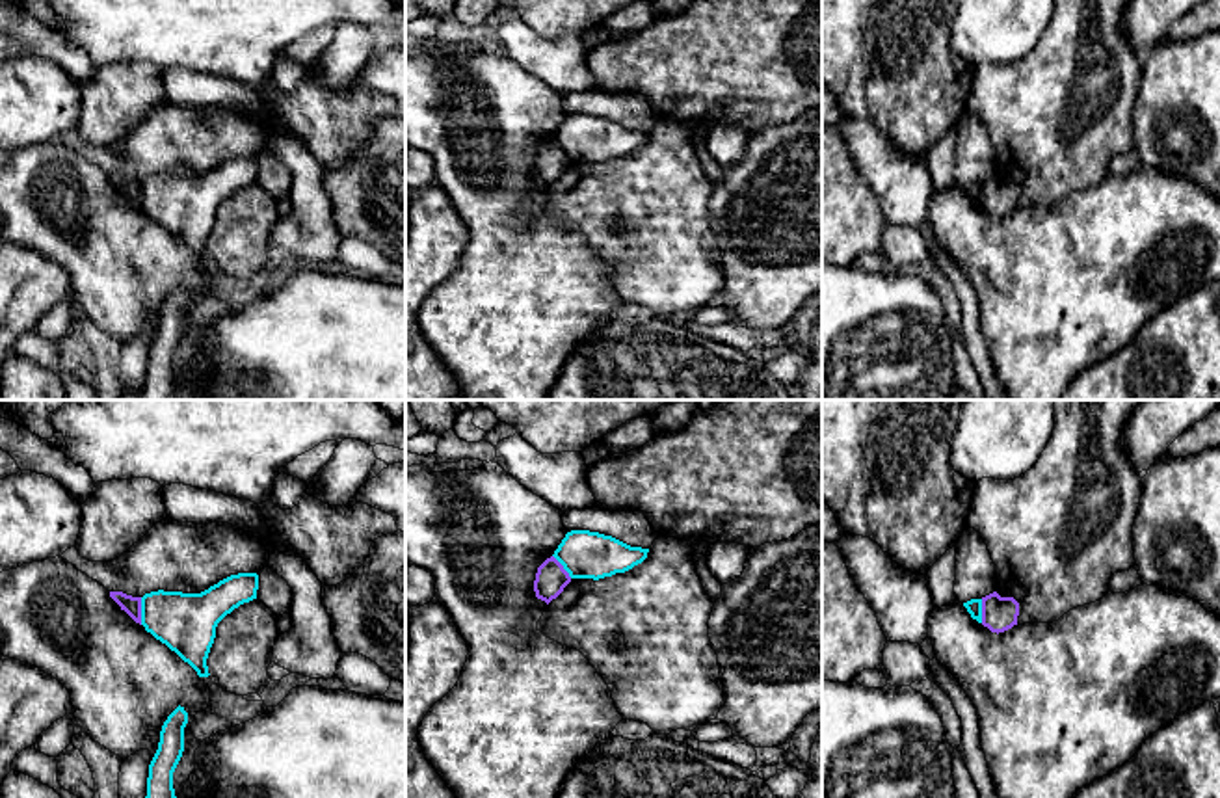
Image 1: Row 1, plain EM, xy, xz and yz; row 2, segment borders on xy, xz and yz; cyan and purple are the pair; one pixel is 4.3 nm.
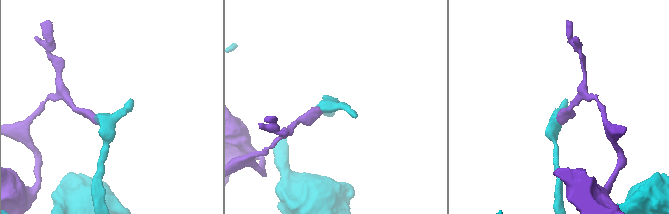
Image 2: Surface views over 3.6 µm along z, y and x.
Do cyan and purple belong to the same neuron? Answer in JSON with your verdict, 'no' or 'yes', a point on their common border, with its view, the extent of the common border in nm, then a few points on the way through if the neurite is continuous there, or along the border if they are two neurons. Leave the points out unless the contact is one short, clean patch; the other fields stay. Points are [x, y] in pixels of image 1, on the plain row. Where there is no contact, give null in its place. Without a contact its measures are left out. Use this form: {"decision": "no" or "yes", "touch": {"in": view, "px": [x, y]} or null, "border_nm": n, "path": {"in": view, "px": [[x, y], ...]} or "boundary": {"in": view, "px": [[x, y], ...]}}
{"decision": "no", "touch": {"in": "xy", "px": [142, 194]}, "border_nm": 120, "boundary": {"in": "xy", "px": [[140, 181], [142, 207]]}}

